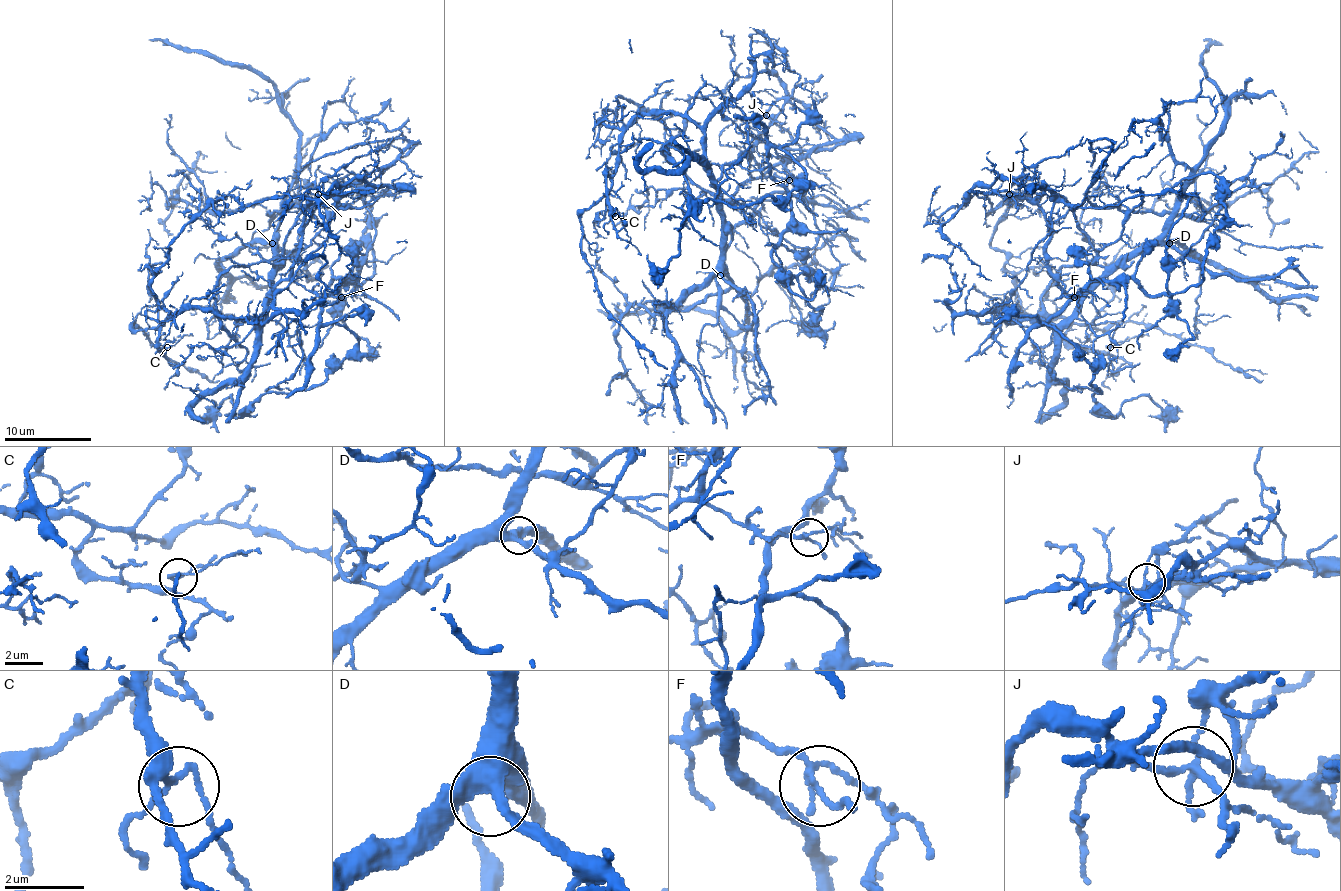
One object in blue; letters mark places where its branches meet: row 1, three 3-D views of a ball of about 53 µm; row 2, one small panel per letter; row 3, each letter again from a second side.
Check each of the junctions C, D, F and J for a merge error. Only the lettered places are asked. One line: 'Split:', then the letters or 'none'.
Split: J

